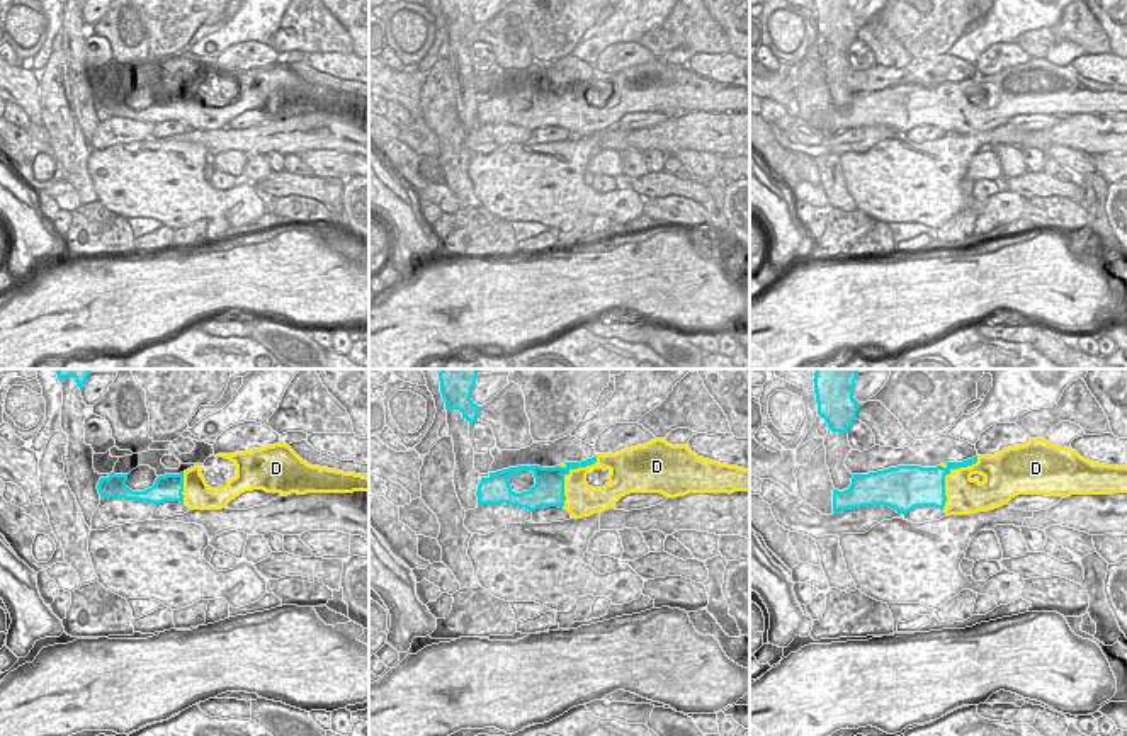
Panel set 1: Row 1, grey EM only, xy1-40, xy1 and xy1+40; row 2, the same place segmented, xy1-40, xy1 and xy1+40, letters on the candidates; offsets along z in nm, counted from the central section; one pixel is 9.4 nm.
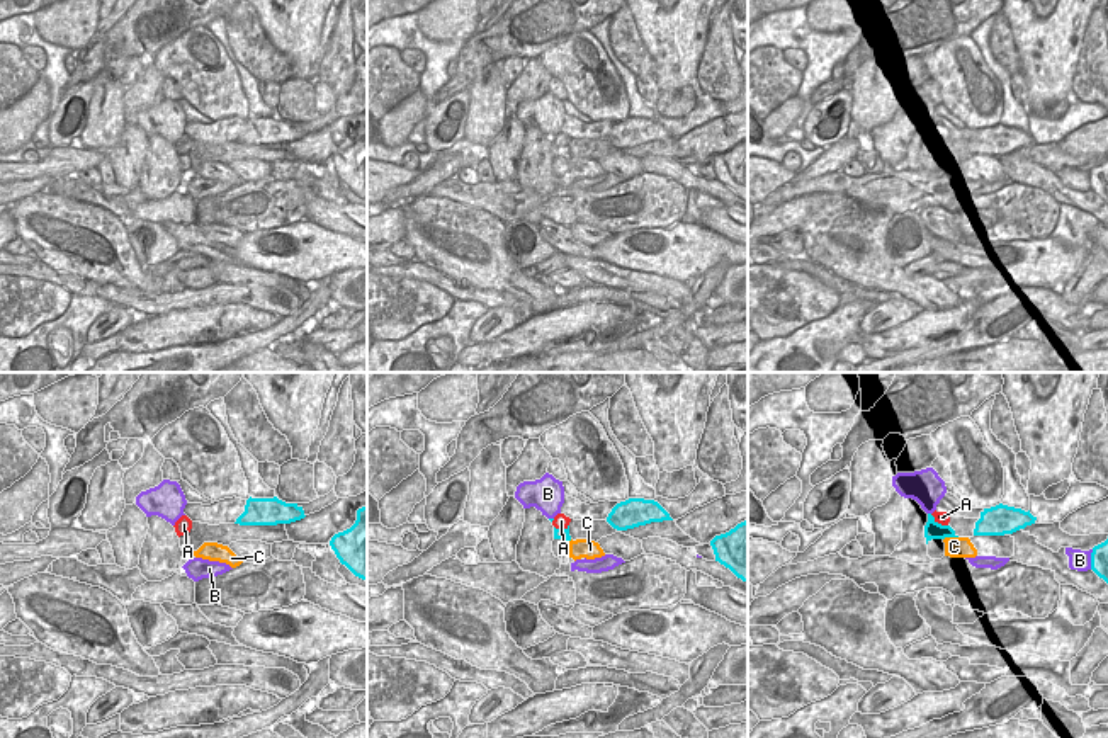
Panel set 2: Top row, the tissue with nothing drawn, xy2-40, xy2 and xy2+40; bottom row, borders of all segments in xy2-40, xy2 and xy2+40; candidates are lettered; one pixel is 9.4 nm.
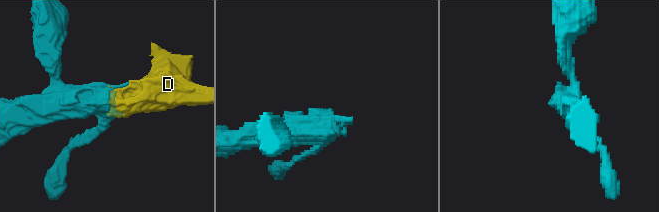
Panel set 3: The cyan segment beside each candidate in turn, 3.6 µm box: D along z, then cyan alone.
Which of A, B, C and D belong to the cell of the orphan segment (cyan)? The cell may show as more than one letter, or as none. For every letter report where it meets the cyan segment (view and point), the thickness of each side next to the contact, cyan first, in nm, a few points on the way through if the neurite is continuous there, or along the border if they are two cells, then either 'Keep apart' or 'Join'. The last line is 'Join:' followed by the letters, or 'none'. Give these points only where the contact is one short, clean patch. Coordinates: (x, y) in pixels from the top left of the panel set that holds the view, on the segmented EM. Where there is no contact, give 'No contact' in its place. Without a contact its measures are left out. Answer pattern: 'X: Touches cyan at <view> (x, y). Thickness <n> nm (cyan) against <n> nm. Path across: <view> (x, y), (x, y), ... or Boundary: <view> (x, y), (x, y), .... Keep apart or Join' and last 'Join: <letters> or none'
A: Touches cyan at xy2+40 (937, 522). Thickness 160 nm (cyan) against 130 nm. Boundary: xy2+40 (930, 514), (947, 526). Keep apart
B: Touches cyan at xy2+40 (1091, 560). Thickness 160 nm (cyan) against 190 nm. Keep apart
C: Touches cyan at xy2+40 (950, 536). Thickness 160 nm (cyan) against 190 nm. Keep apart
D: Touches cyan at xy1+40 (947, 473). Thickness 380 nm (cyan) against 320 nm. Join
Join: D.

